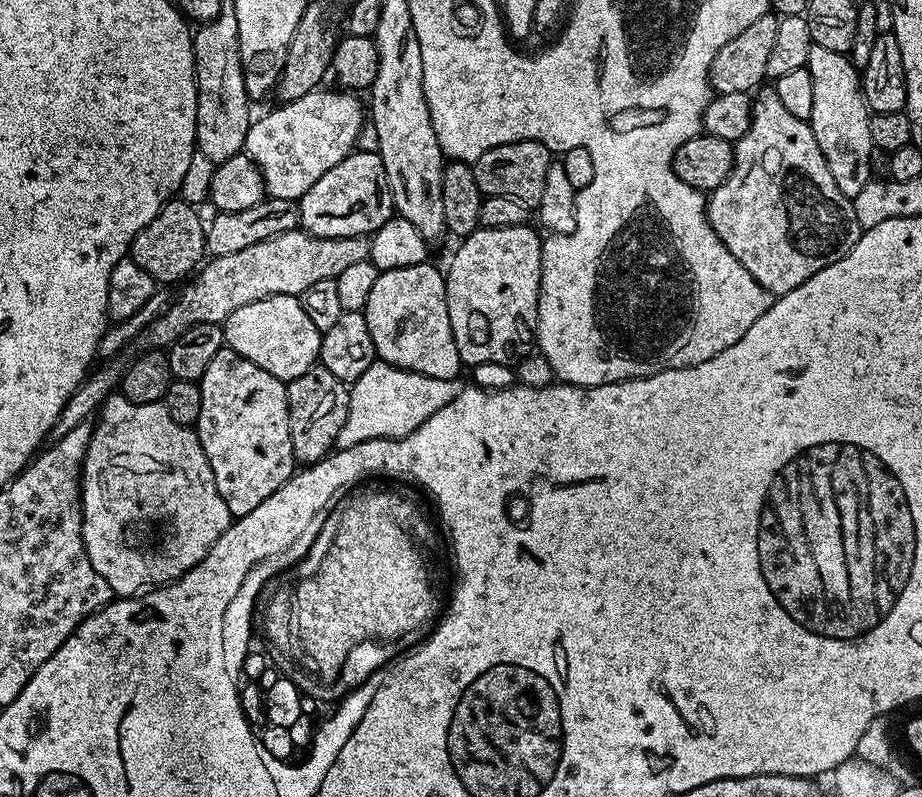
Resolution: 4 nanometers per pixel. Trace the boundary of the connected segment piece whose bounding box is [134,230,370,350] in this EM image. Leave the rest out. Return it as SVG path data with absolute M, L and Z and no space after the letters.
M297 230L278 234L274 238L266 238L266 242L257 242L254 246L245 246L244 249L237 250L235 254L213 256L183 285L185 288L181 290L180 297L173 304L171 301L148 327L143 328L136 335L135 347L138 346L137 349L140 350L166 350L183 332L190 330L190 326L198 326L202 322L223 325L224 320L230 318L234 310L238 310L238 306L250 306L250 302L258 302L262 298L271 296L300 297L309 286L314 286L314 282L336 281L338 274L342 274L342 270L347 270L349 266L367 260L369 254L368 236L318 238L311 236L309 232Z

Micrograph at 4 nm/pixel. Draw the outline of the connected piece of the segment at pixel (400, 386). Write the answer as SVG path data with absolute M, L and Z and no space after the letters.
M377 362L362 374L362 378L351 381L348 397L348 417L346 426L342 426L342 434L338 434L337 445L349 448L363 440L386 438L401 440L409 436L430 414L442 410L446 402L450 402L460 393L462 387L459 379L430 378L426 374L408 372L404 368L396 368L393 364Z

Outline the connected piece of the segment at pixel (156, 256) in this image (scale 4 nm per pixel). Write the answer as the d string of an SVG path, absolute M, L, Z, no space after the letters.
M173 198L164 204L160 213L136 235L130 249L130 259L138 262L138 266L142 266L142 270L146 270L161 285L172 284L180 279L183 281L189 274L197 271L198 265L206 256L205 221L200 221L199 214L180 199Z

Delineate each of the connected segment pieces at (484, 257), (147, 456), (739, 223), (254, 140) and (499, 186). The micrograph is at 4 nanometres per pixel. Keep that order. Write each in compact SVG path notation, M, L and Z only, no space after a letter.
M528 224L506 226L505 228L477 228L469 236L459 241L460 249L452 256L452 261L446 267L446 306L450 314L450 330L454 334L454 342L458 346L458 354L465 365L473 366L480 363L502 363L511 365L519 356L528 352L528 347L533 347L536 338L536 307L540 301L540 279L542 278L542 250L544 244L540 240L541 233Z
M113 394L104 401L99 413L98 423L93 427L92 437L84 459L84 475L80 478L80 501L84 507L82 534L86 554L90 558L90 566L106 578L110 590L120 598L137 595L153 586L163 586L173 580L178 580L193 568L198 566L210 549L222 538L222 534L230 527L233 517L222 502L222 494L218 494L218 486L214 482L214 470L210 470L210 462L206 462L206 450L202 450L202 442L198 434L189 425L174 422L170 418L170 410L161 402L158 404L135 404L122 394Z
M772 86L761 87L755 93L750 130L734 144L732 173L722 186L712 189L706 207L712 229L722 238L726 250L730 250L730 254L750 270L750 278L757 280L773 297L790 294L790 290L814 278L818 270L826 270L826 266L846 258L860 241L862 231L851 199L838 190L830 166L826 166L826 158L822 158L822 150L818 150L811 123L789 114Z
M348 90L324 91L302 94L302 98L281 103L273 112L257 115L248 127L244 151L262 170L264 191L273 200L299 202L306 190L326 170L334 170L357 147L356 140L361 139L360 131L366 121L361 97Z
M512 138L507 144L488 148L486 154L472 164L478 190L484 197L514 198L514 202L522 202L529 210L539 209L542 193L546 191L546 174L554 162L552 152L549 145L523 138Z

